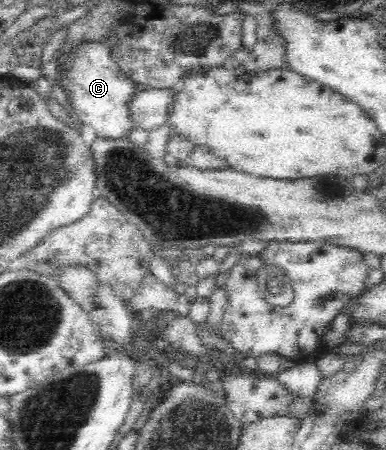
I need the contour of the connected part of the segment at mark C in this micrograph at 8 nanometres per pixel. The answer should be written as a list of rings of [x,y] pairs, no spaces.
[[[98,42],[86,44],[84,48],[77,48],[70,53],[66,61],[66,74],[62,81],[57,81],[63,90],[70,92],[70,103],[72,103],[72,110],[75,119],[79,121],[79,125],[88,125],[94,128],[97,137],[110,140],[126,140],[128,139],[129,132],[137,128],[135,122],[131,117],[131,106],[129,104],[135,97],[134,79],[128,77],[126,73],[122,73],[122,69],[118,67],[116,62],[112,61],[110,49]]]

